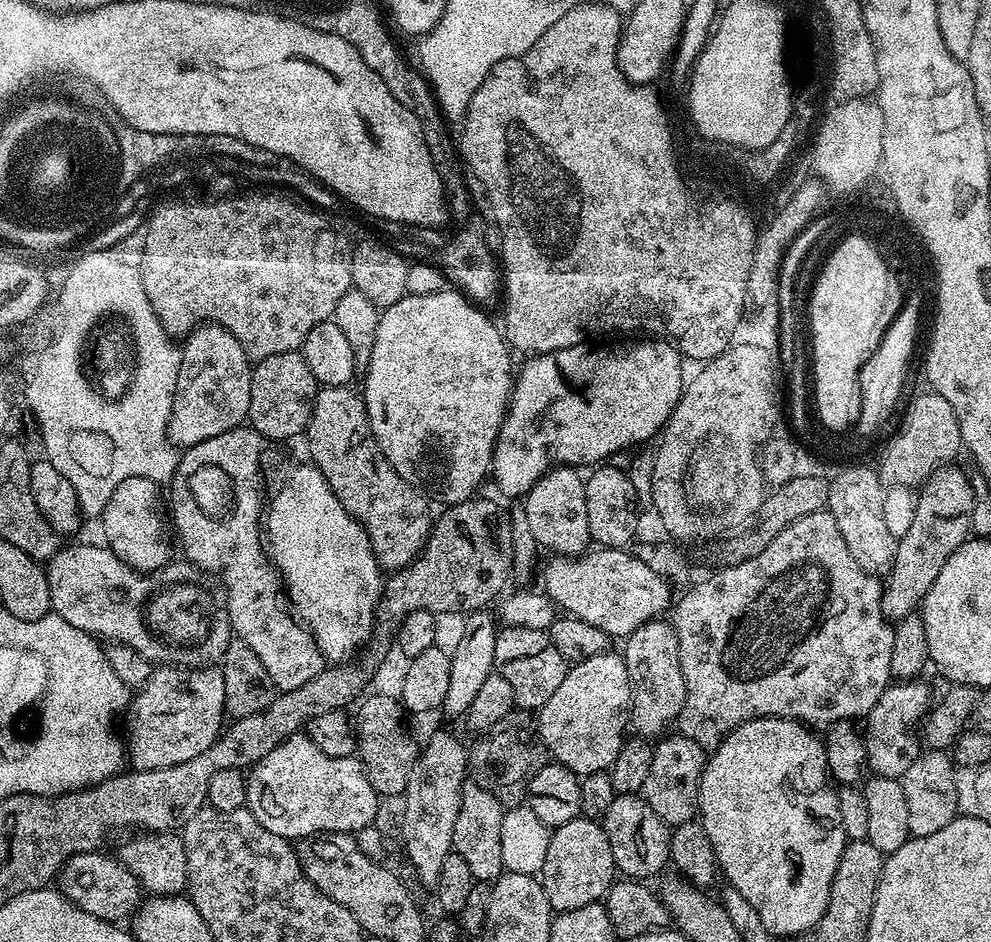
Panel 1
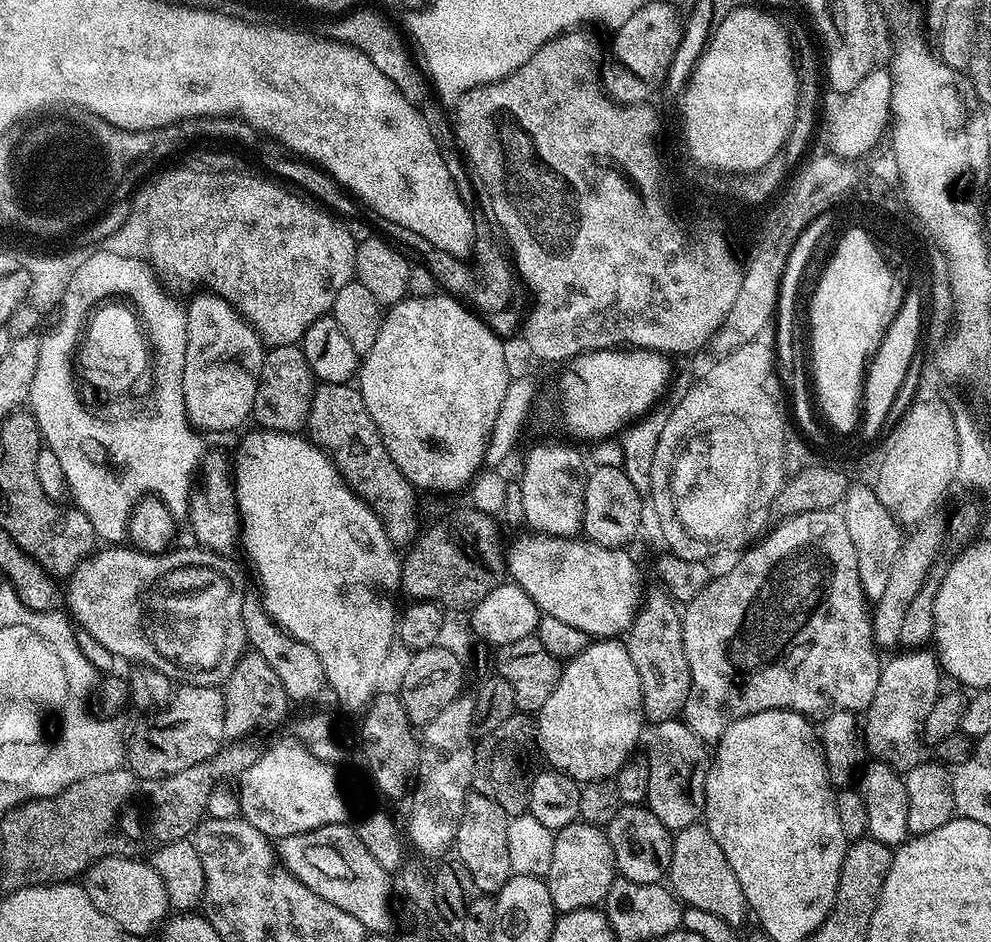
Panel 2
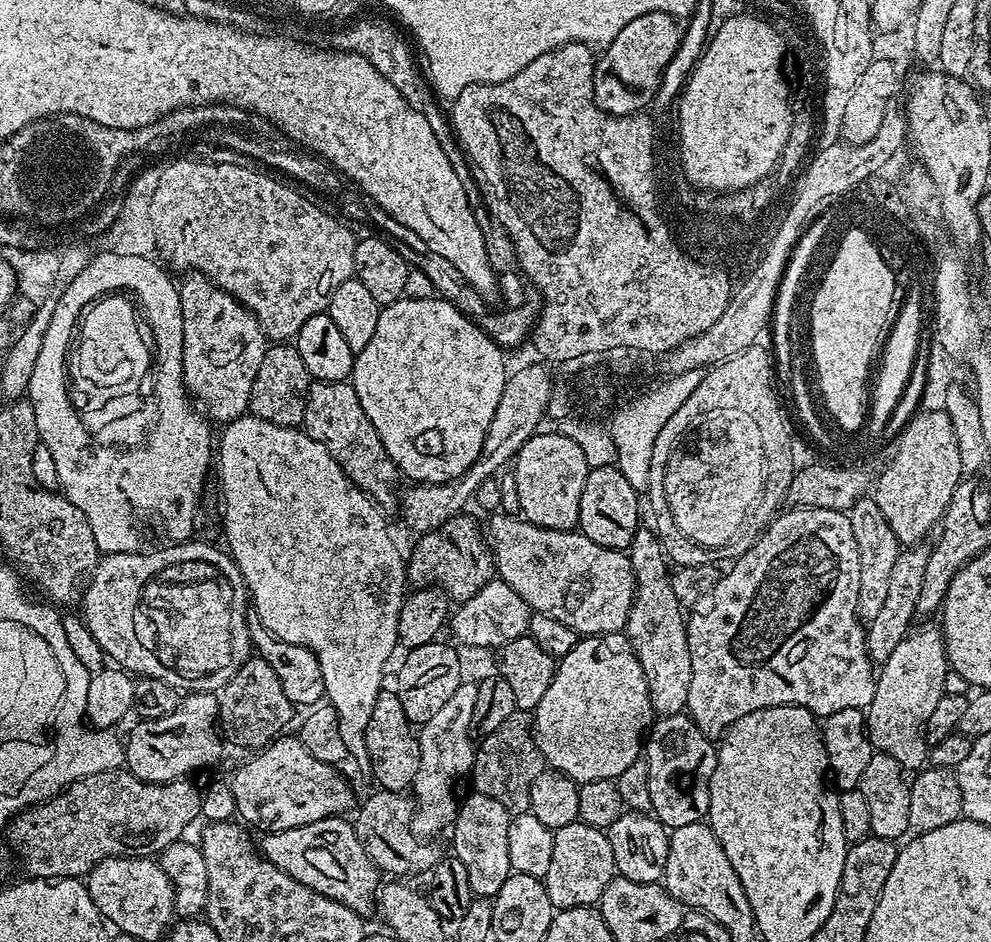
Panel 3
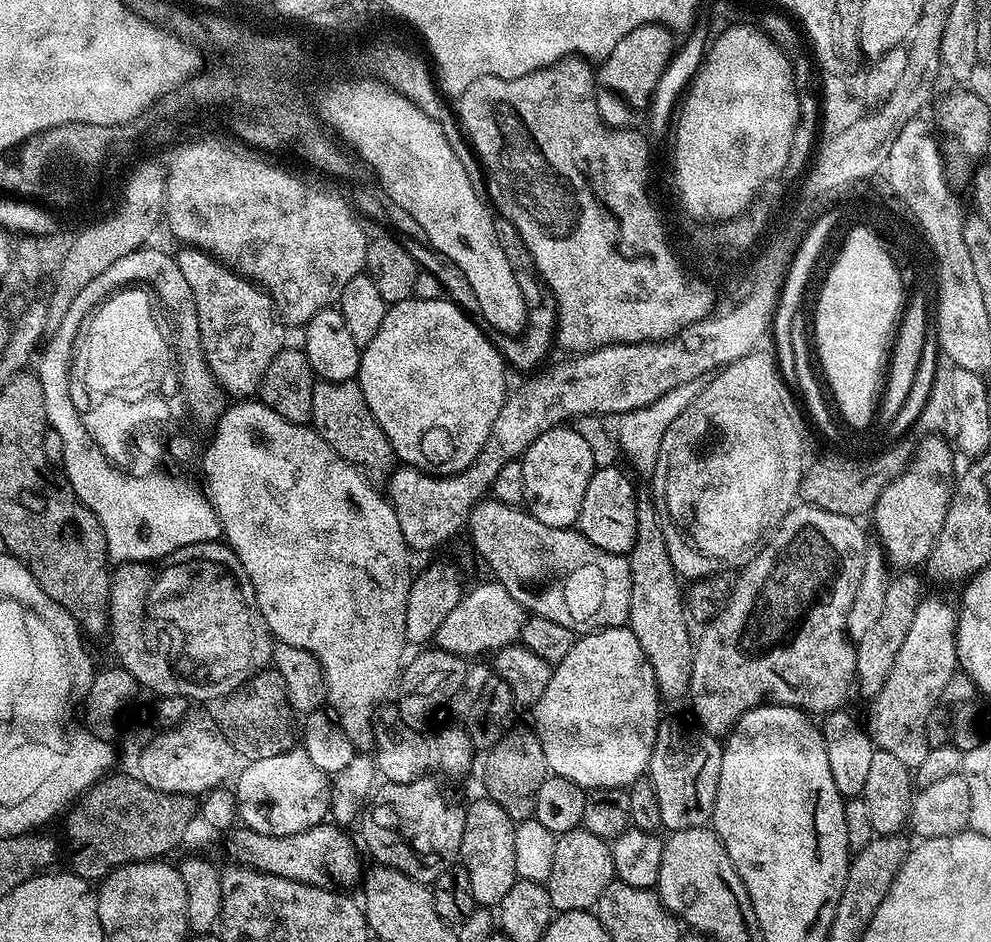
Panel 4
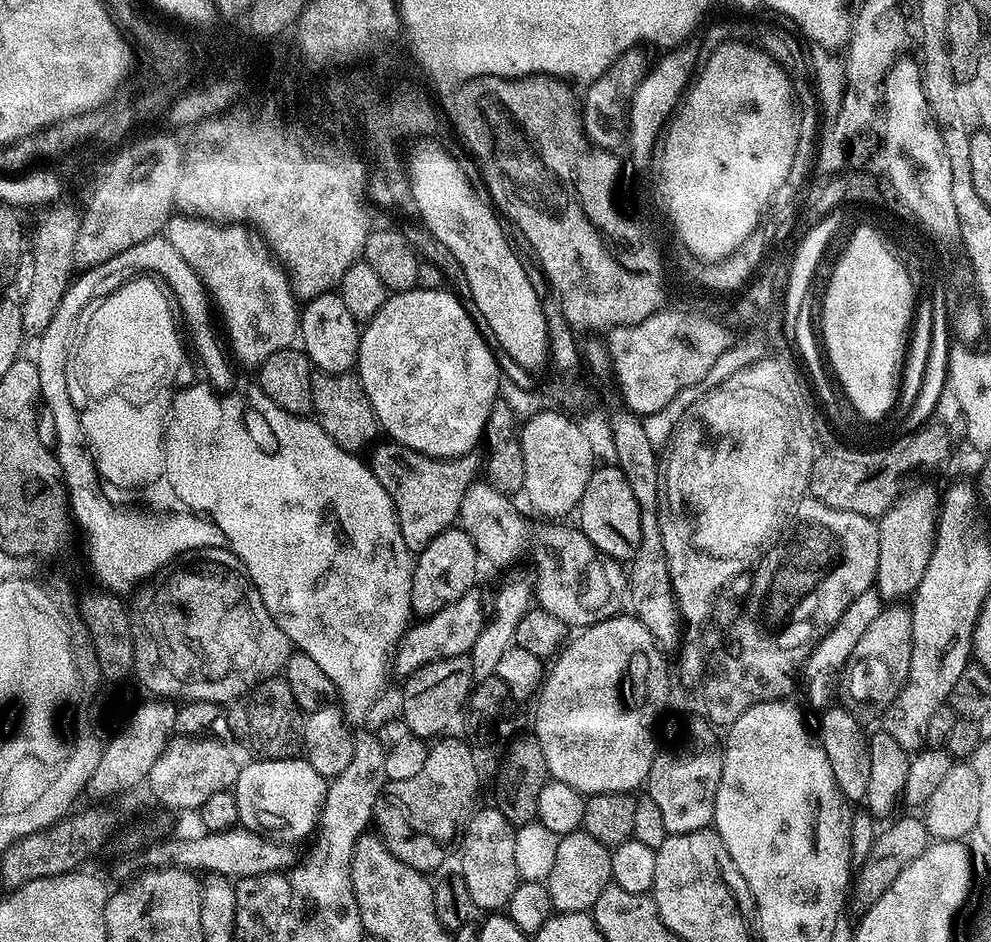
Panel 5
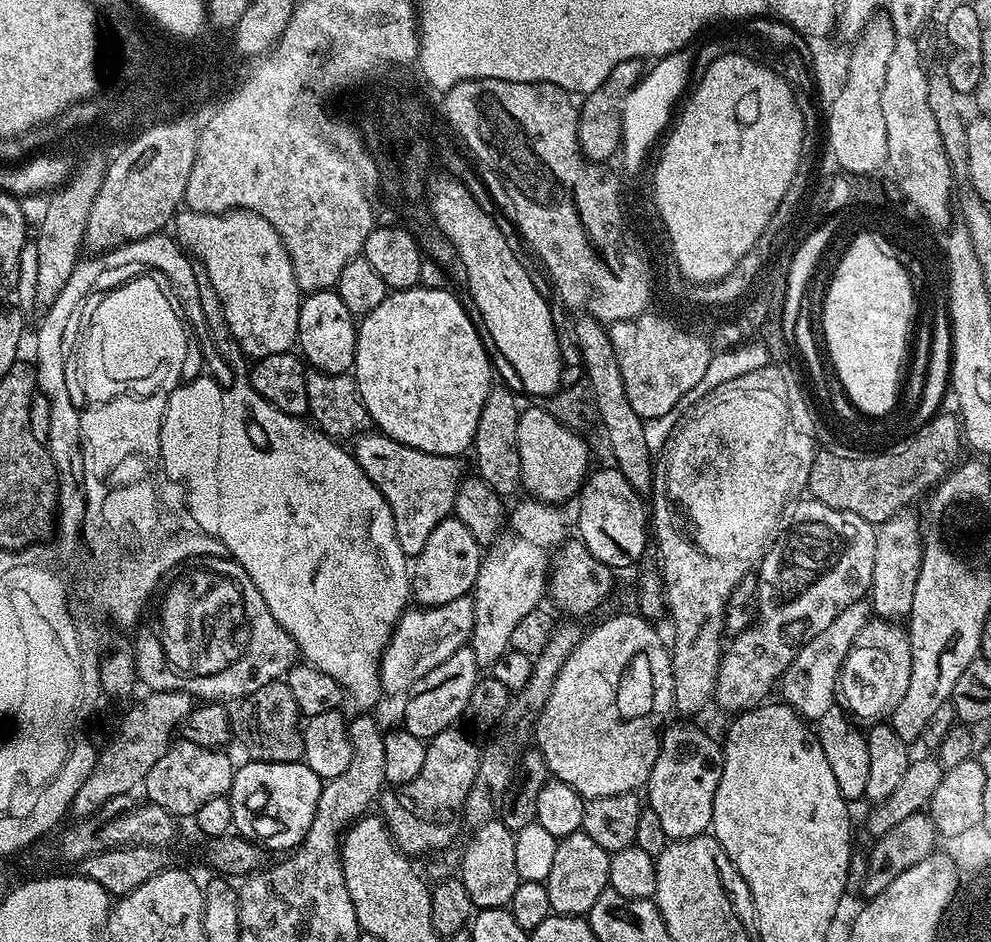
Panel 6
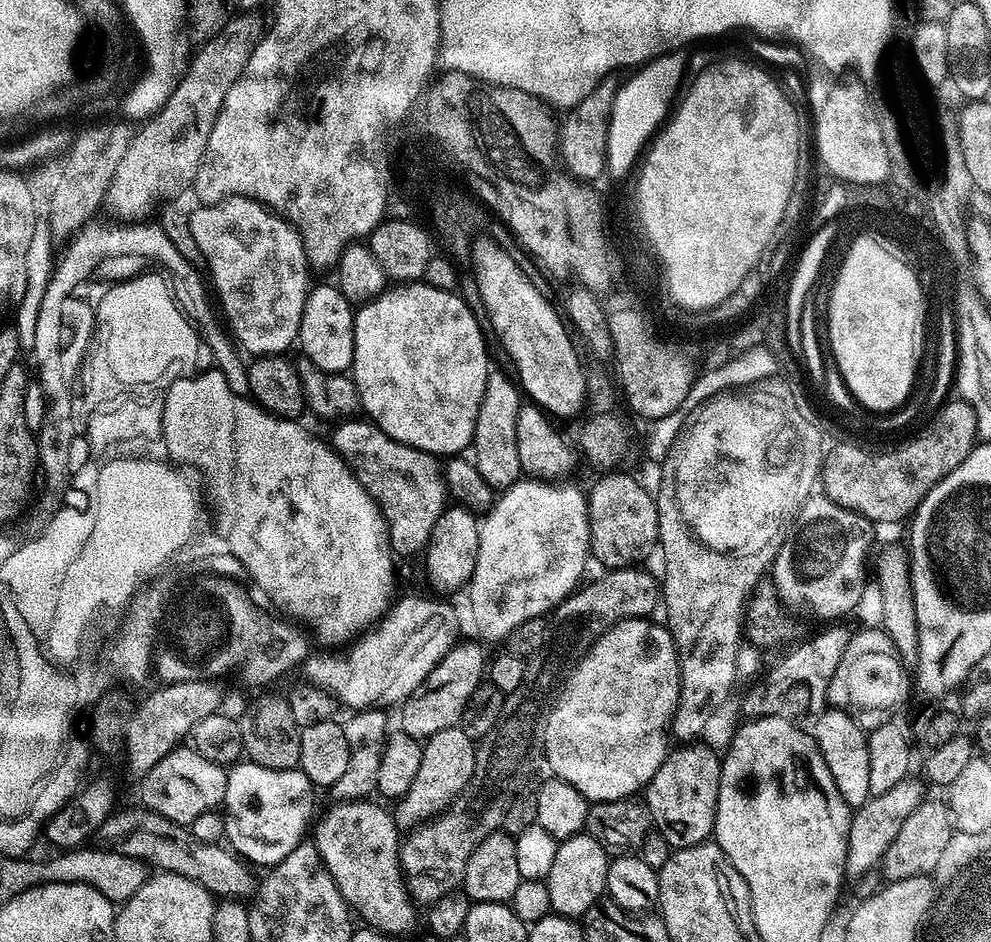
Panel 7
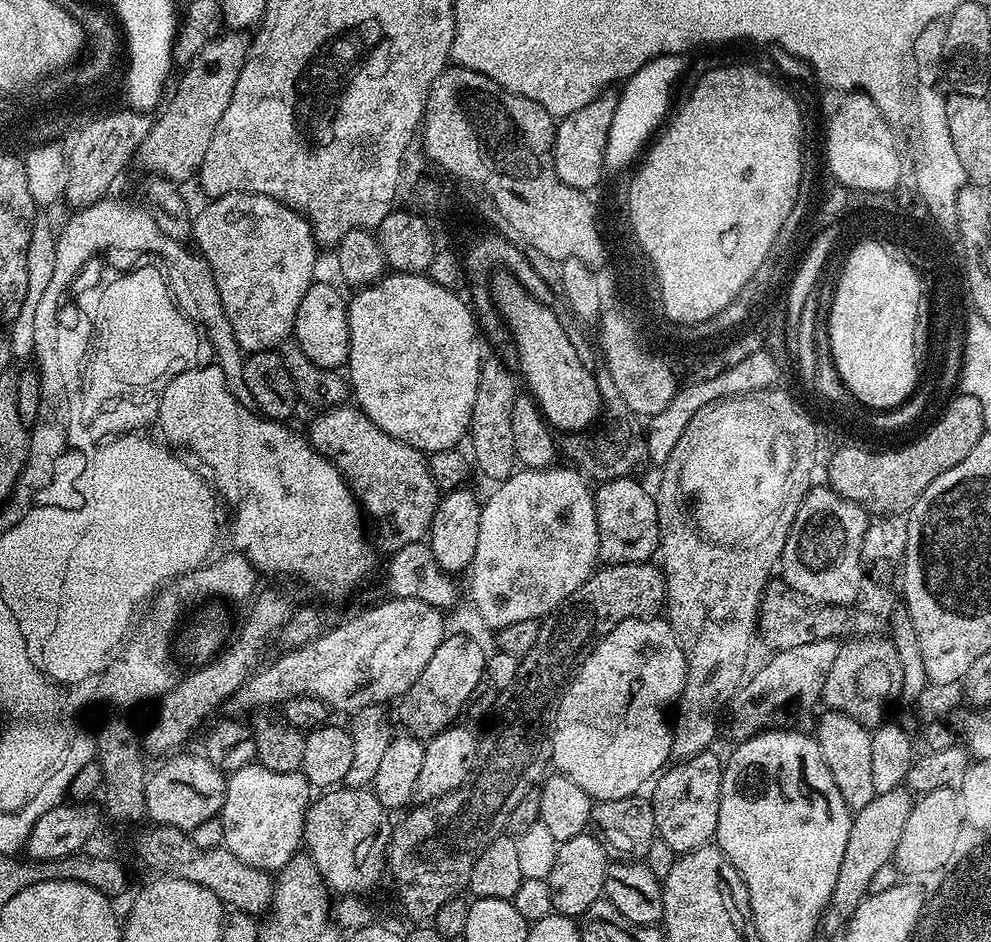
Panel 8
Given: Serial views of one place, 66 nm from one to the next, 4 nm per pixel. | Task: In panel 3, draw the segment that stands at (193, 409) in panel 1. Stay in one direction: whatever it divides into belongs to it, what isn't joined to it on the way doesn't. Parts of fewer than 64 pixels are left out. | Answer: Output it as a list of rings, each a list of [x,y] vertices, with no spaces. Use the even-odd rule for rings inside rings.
[[[189,271],[179,285],[182,302],[182,366],[184,386],[192,396],[208,408],[208,416],[220,426],[237,420],[249,411],[248,403],[266,347],[266,337],[256,316],[237,302],[236,297],[212,284],[201,272]]]

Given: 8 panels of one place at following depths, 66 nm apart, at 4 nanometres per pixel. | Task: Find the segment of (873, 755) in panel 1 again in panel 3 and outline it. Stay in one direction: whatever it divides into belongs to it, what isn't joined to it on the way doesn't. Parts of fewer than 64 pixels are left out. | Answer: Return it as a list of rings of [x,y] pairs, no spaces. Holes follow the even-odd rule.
[[[936,627],[915,632],[898,642],[894,654],[879,665],[874,698],[866,710],[868,740],[873,749],[890,754],[906,770],[920,770],[929,763],[930,745],[924,739],[924,727],[934,714],[934,706],[945,696],[944,683],[950,671],[943,631]]]

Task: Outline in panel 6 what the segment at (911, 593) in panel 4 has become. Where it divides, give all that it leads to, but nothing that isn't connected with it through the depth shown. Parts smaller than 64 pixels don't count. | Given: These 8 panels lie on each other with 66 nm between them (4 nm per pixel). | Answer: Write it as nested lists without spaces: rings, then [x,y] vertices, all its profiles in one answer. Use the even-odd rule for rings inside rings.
[[[873,618],[866,626],[862,626],[862,634],[854,638],[854,646],[850,646],[850,654],[846,654],[835,699],[839,707],[853,721],[865,720],[871,726],[887,721],[892,711],[902,702],[902,694],[906,694],[906,686],[910,686],[910,670],[912,669],[912,647],[908,641],[908,633],[895,619]]]

